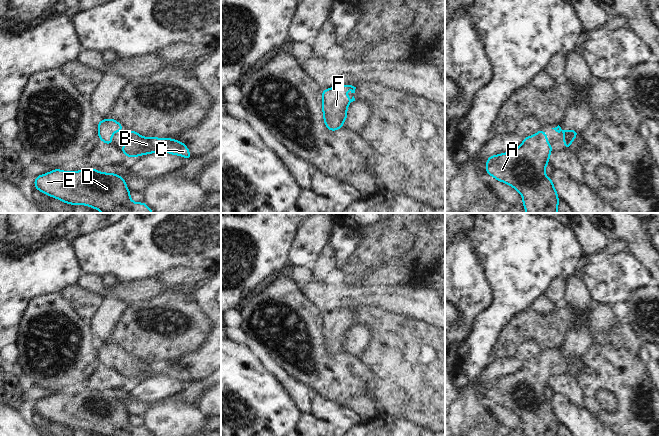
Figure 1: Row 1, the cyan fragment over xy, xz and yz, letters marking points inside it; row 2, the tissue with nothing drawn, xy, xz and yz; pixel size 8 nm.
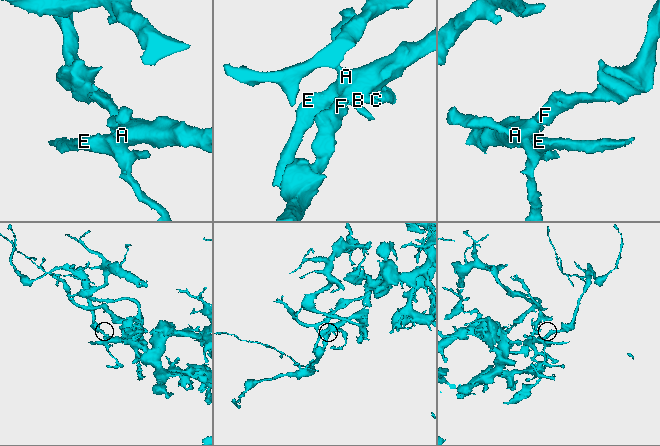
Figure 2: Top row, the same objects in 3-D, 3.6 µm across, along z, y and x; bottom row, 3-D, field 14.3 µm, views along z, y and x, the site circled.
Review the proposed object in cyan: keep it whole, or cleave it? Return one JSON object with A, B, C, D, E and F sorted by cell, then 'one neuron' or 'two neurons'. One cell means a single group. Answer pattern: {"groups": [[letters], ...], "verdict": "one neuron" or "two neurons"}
{"groups": [["A", "B", "C", "D", "E", "F"]], "verdict": "one neuron"}

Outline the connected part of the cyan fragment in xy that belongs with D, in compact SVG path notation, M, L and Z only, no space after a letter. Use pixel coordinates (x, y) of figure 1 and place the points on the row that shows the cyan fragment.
M86 167L83 171L60 169L39 175L35 188L67 204L81 204L102 213L153 213L144 203L134 203L124 179Z

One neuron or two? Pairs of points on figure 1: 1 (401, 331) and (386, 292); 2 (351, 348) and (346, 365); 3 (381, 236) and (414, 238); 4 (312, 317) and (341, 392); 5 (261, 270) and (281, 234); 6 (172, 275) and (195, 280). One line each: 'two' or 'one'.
1: two
2: two
3: one
4: one
5: one
6: one

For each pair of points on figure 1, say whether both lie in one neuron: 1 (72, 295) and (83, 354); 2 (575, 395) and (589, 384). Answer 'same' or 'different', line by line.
1: different
2: different

